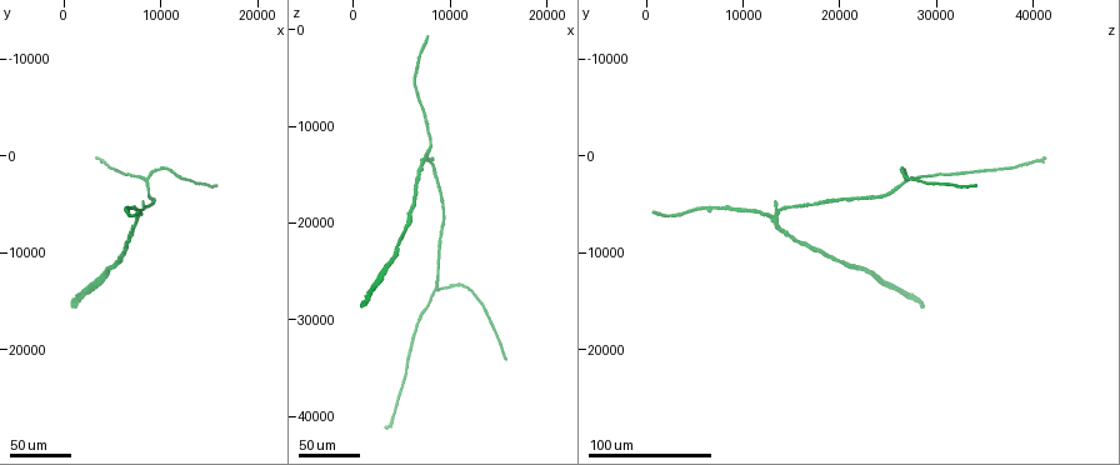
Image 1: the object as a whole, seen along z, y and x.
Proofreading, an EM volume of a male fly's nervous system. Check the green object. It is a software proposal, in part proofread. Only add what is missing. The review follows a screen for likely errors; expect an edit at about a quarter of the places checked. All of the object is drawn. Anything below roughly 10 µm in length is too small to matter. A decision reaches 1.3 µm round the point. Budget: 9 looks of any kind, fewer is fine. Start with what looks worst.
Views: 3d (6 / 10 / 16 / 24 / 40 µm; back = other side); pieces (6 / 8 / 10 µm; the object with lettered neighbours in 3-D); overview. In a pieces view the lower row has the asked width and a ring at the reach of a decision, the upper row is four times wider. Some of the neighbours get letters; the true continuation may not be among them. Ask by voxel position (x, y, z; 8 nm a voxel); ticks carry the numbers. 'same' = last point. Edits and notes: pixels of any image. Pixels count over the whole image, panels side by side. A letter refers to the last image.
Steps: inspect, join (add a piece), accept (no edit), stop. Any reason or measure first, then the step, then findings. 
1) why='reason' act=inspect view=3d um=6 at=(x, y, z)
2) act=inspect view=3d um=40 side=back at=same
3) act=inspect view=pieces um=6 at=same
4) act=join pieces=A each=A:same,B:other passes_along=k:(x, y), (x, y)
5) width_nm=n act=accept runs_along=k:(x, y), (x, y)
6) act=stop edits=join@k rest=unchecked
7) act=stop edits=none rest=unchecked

why='branch stops here' act=inspect view=3d um=40 at=(8000, 5800, 600)

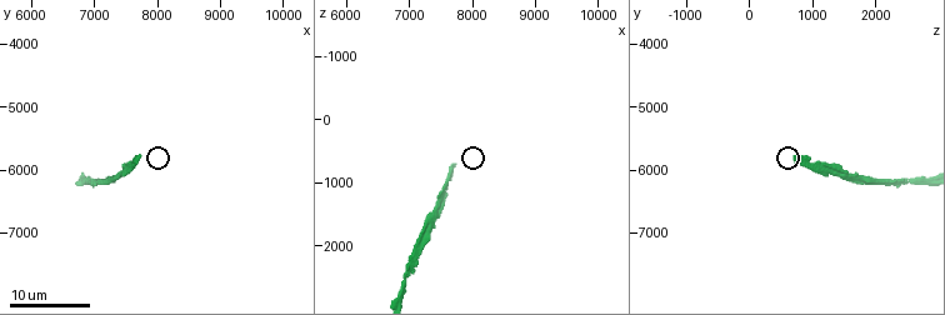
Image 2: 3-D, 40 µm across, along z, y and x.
act=inspect view=pieces um=8 at=(7750, 5800, 700)

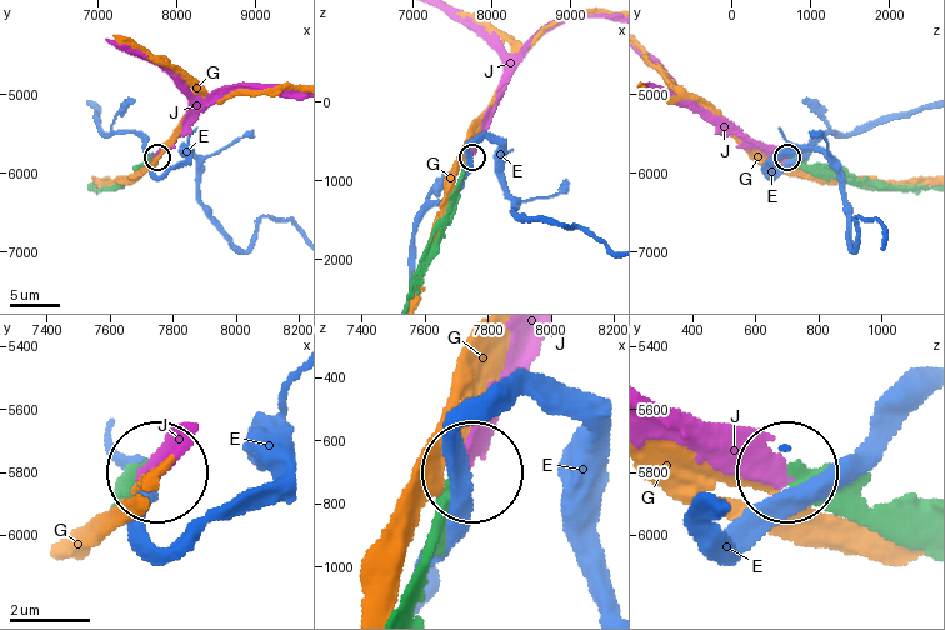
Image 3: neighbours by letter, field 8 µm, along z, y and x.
act=join pieces=J each=E:other,G:other,J:same passes_along=3:(900, 519), (781, 471), (741, 468), (651, 414) found='it goes on there'

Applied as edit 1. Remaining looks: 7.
why='redraw' act=inspect view=overview

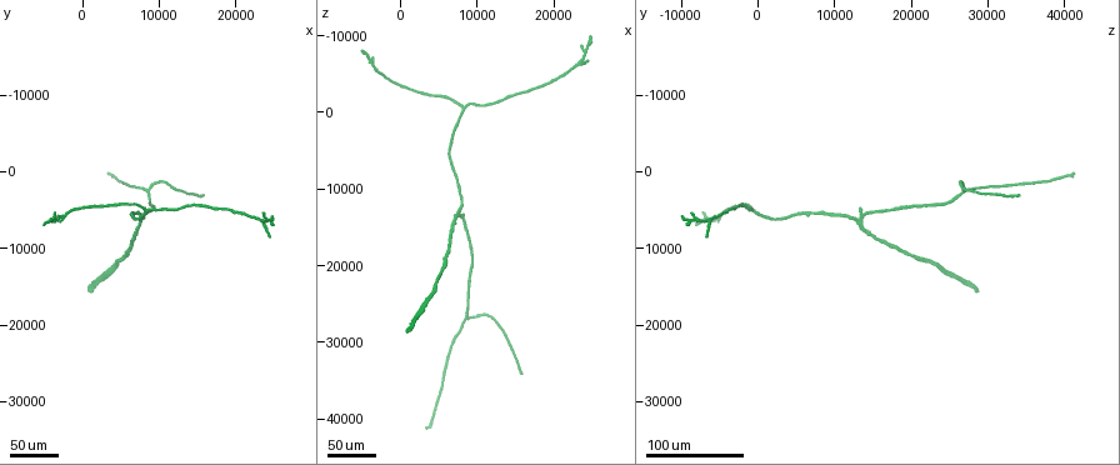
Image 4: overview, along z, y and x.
why='branch stops here' act=inspect view=3d um=24 at=(8000, 4600, 13200)

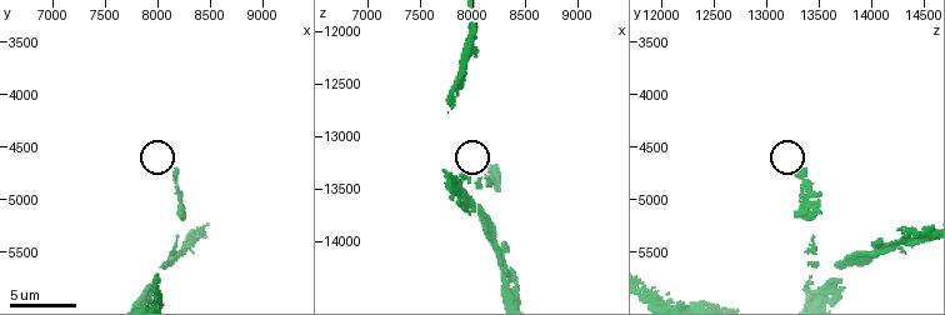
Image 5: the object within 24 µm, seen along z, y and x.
act=inspect view=pieces um=8 at=(8200, 4720, 13300)

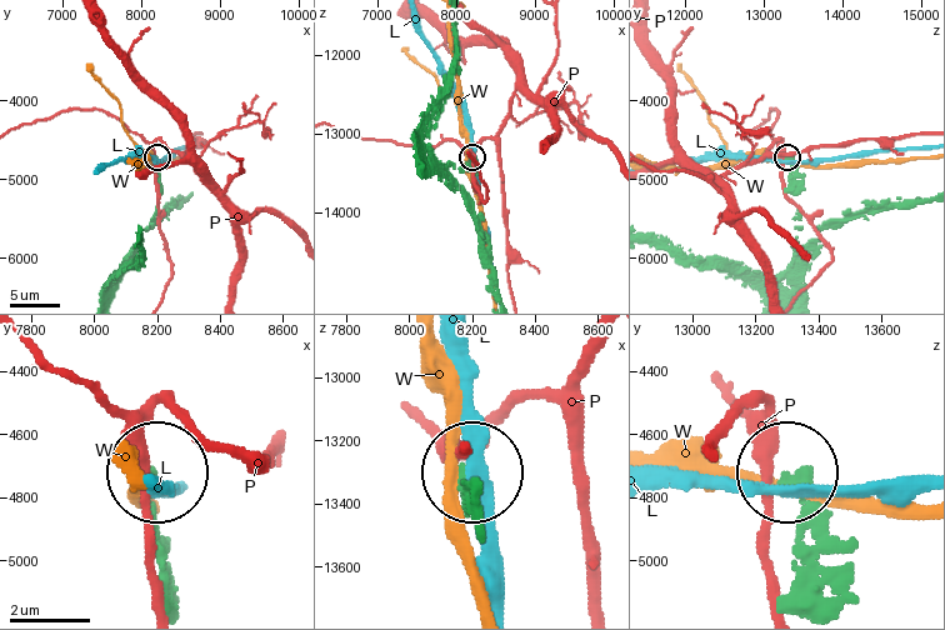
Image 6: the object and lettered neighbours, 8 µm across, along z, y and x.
act=accept each=L:other,P:other,W:other runs_along=6:(825, 600), (815, 509), (788, 473) found='none of them fits'

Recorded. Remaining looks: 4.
why='end of a long branch' act=inspect view=3d um=24 at=(16000, 3400, 34000)

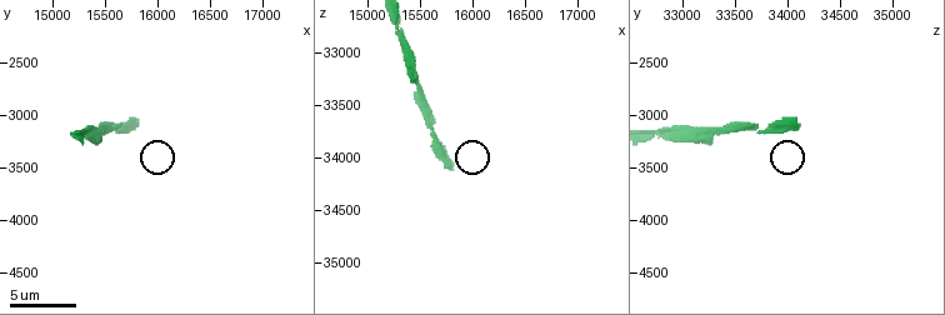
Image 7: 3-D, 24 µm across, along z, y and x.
act=inspect view=pieces um=6 at=(15800, 3100, 34080)

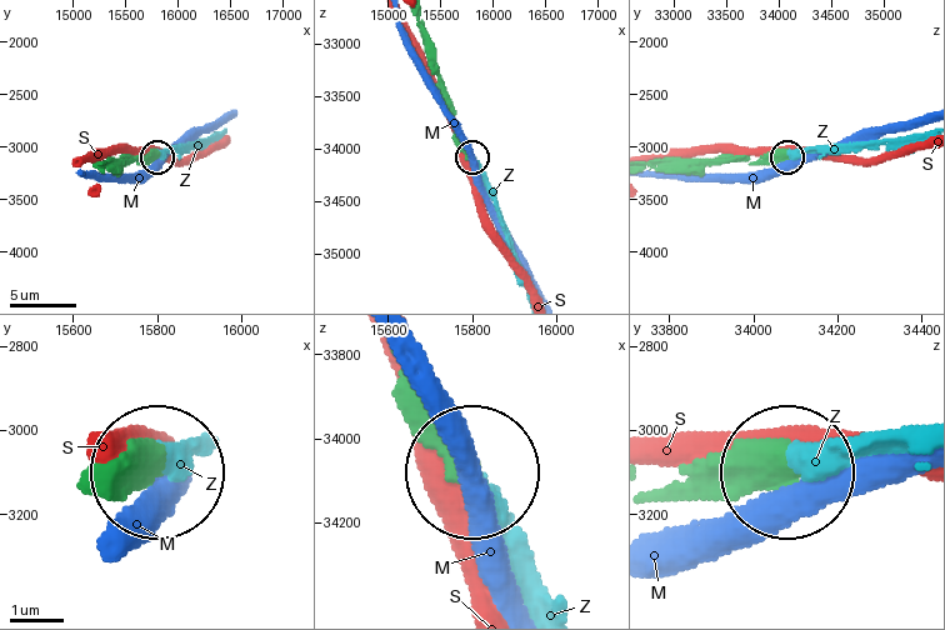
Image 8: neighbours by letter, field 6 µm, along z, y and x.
act=join pieces=Z each=M:other,S:other,Z:same passes_along=8:(753, 161), (775, 161), (789, 151), (875, 148), (923, 138) found='the neuron continues'

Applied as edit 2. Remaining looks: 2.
why='branch stops here' act=inspect view=3d um=40 at=(600, 15400, 28800)

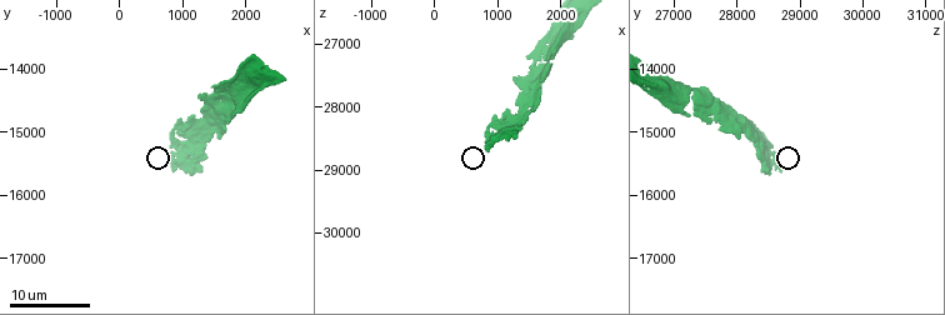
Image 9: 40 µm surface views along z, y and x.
why='what lies round it' act=inspect view=pieces um=10 at=(850, 15600, 28650)

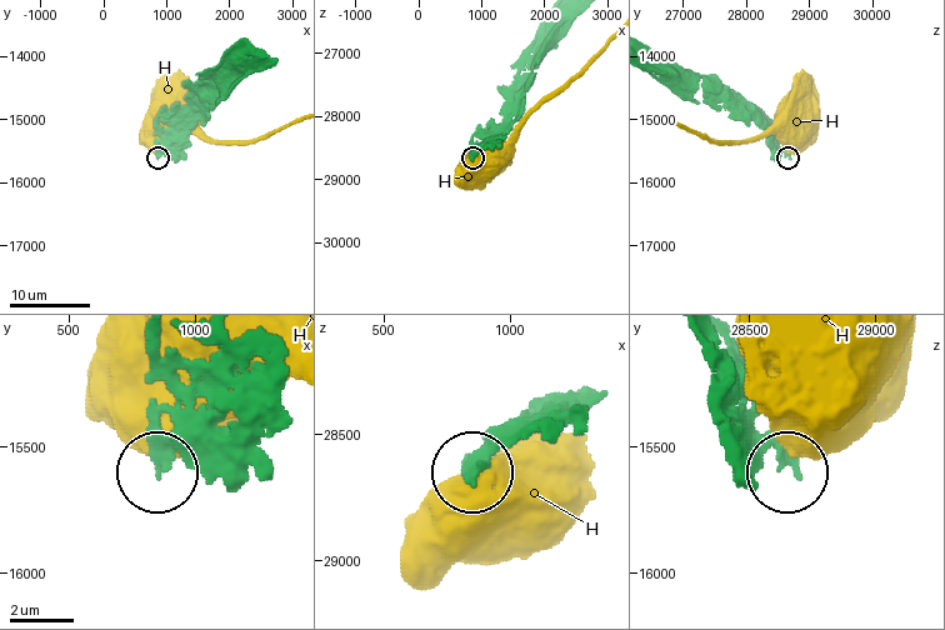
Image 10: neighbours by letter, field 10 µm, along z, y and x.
act=accept each=H:other runs_along=10:(713, 373), (779, 466) found='no lettered piece goes on from it'

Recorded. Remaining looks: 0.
act=stop edits=join@3,join@8 rest=unchecked

